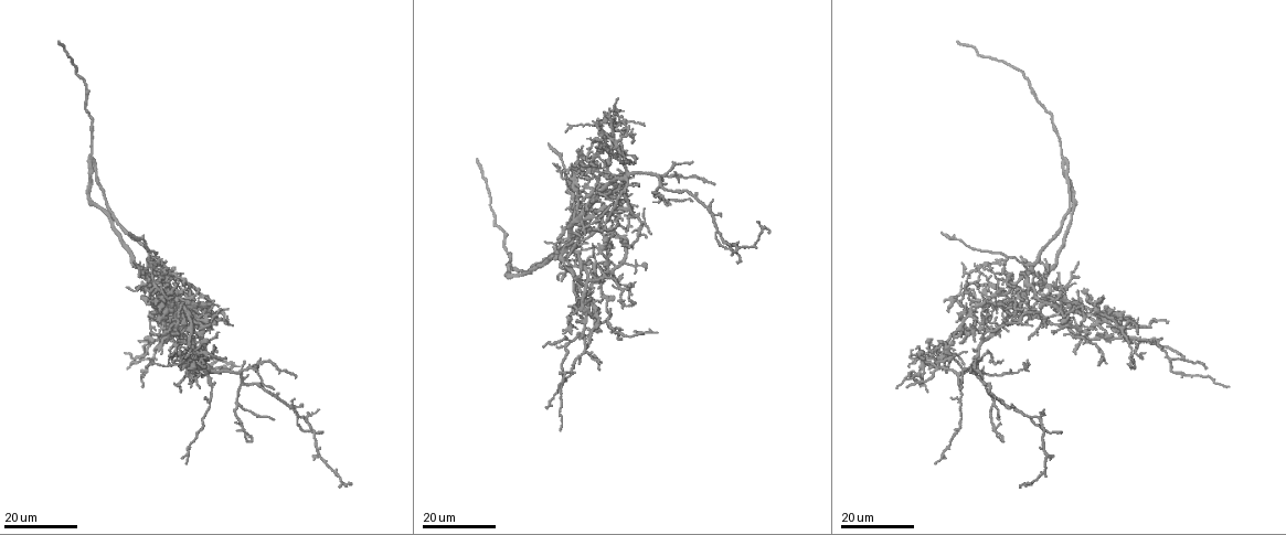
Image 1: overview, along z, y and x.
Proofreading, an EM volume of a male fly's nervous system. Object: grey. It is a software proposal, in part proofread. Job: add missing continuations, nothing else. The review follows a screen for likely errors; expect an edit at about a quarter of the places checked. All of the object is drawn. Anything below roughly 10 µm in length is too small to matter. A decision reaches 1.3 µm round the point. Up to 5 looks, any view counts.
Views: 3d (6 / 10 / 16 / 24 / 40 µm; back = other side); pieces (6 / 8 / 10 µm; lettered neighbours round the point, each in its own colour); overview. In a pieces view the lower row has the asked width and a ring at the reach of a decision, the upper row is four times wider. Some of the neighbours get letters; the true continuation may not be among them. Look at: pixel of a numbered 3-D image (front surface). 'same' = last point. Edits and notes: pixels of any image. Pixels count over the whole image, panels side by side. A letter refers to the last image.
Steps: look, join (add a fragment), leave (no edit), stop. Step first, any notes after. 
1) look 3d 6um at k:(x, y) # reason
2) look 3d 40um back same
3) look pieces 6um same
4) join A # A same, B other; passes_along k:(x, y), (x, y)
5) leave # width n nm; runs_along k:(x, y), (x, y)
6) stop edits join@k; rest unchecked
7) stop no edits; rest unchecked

look 3d 24um at 1:(958, 40) # end of a long branch

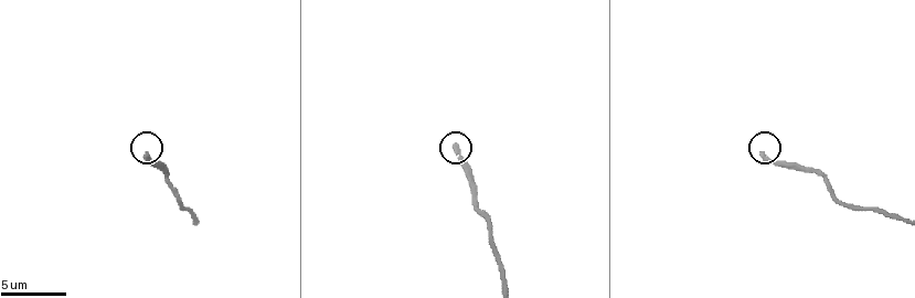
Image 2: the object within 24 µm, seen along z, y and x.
look pieces 8um at 2:(764, 155) # what lies round it

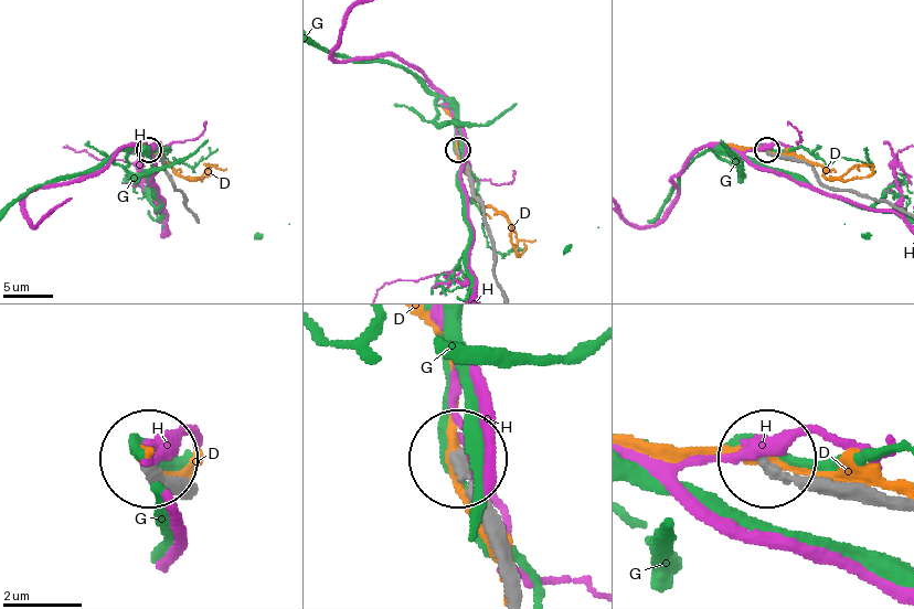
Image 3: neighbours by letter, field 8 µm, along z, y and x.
leave # D other, G other, H other; runs_along 3:(512, 593), (496, 513), (456, 458); no lettered fragment goes on from it

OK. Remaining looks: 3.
look 3d 16um at 1:(631, 246) # long arm stops here

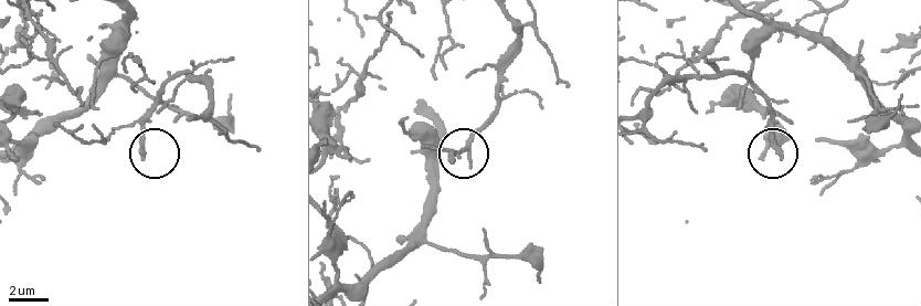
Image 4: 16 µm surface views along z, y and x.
look pieces 6um at 4:(140, 155)

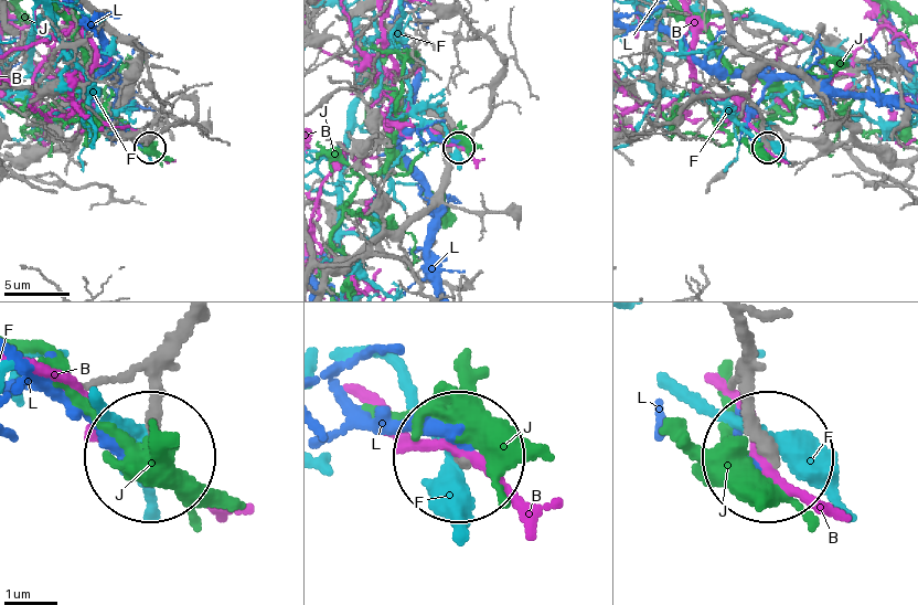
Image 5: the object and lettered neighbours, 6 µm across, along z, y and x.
leave # width 250 nm; B other, F other, J other, L other; none of them fits

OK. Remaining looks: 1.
stop no edits; rest unchecked

